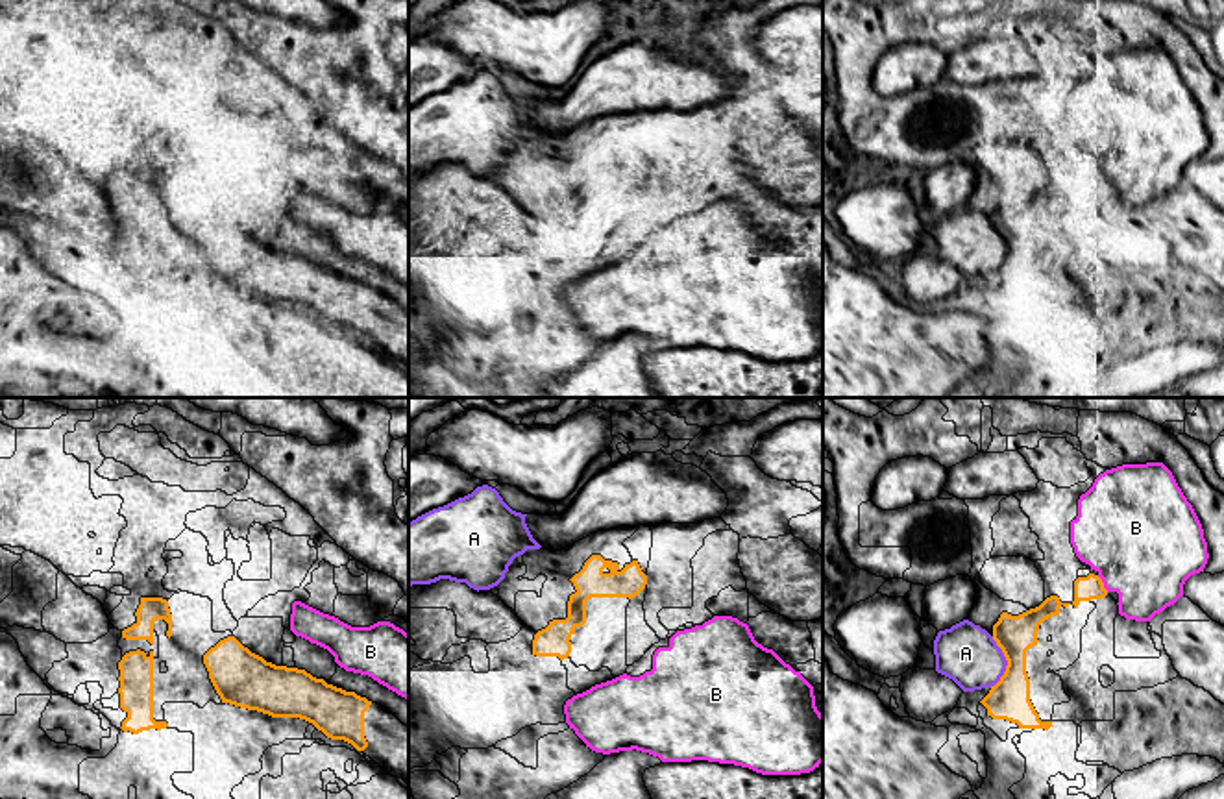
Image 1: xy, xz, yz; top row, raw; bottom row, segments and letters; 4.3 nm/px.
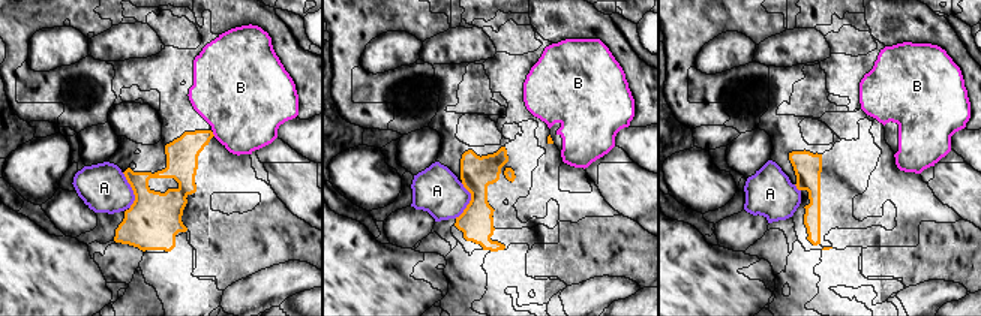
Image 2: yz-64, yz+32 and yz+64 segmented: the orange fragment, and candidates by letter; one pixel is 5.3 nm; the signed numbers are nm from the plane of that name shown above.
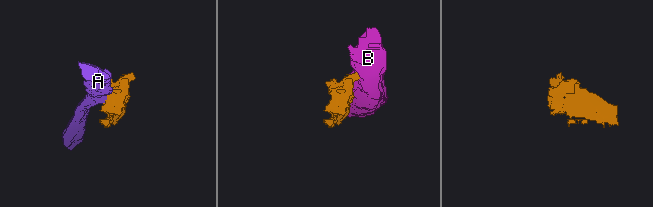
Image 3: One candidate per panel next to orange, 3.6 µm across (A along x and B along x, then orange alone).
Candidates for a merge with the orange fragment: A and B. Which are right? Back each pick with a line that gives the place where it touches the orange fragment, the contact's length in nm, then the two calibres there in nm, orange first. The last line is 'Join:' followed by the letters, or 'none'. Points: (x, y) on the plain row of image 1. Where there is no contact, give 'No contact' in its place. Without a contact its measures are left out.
Join: none

